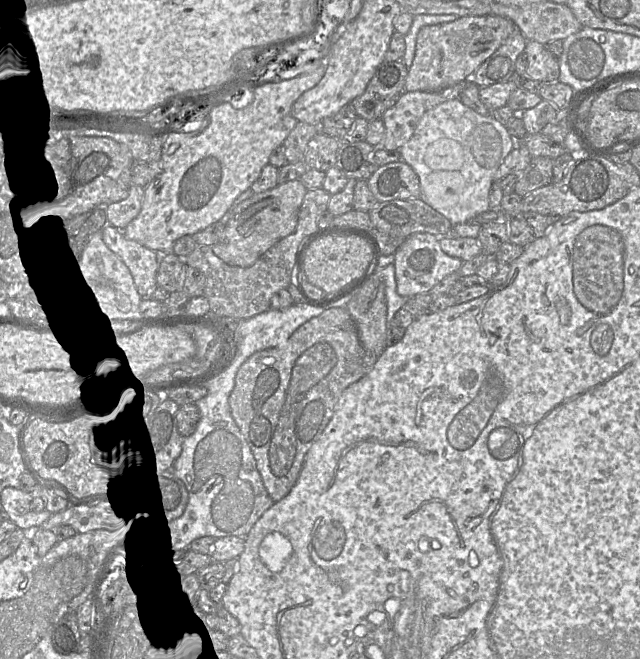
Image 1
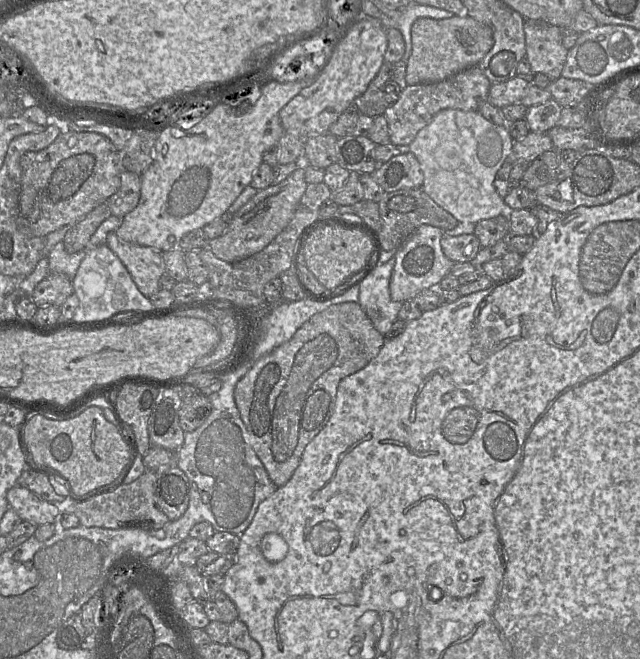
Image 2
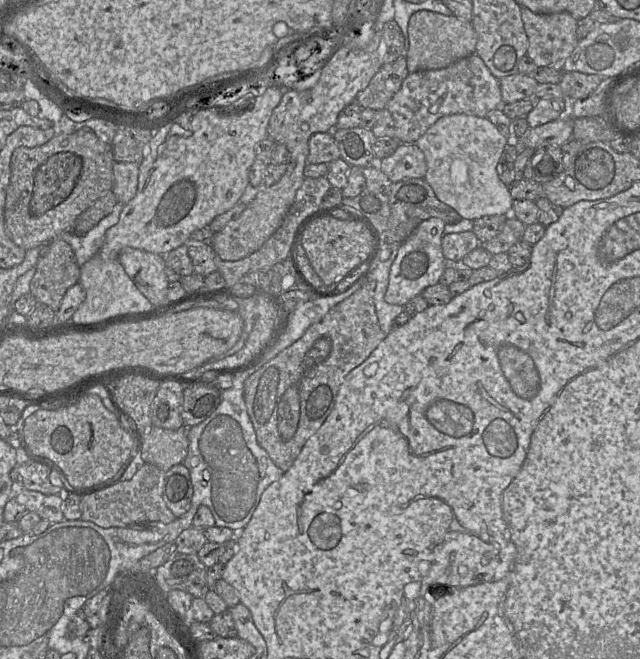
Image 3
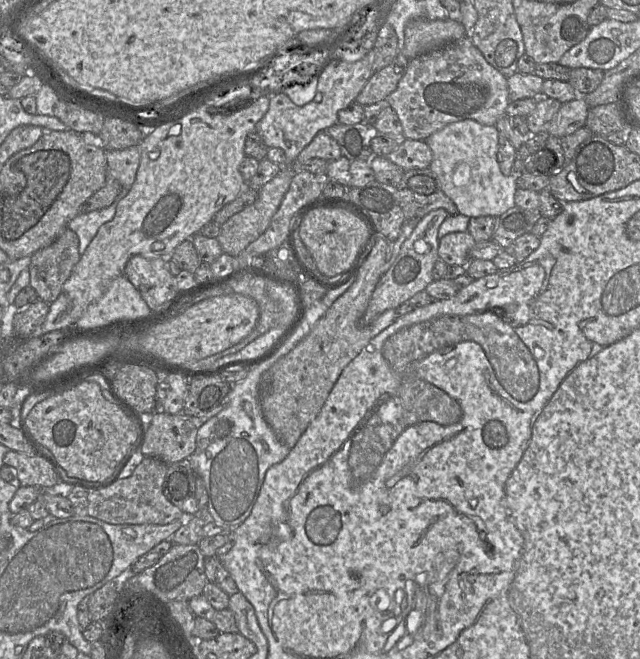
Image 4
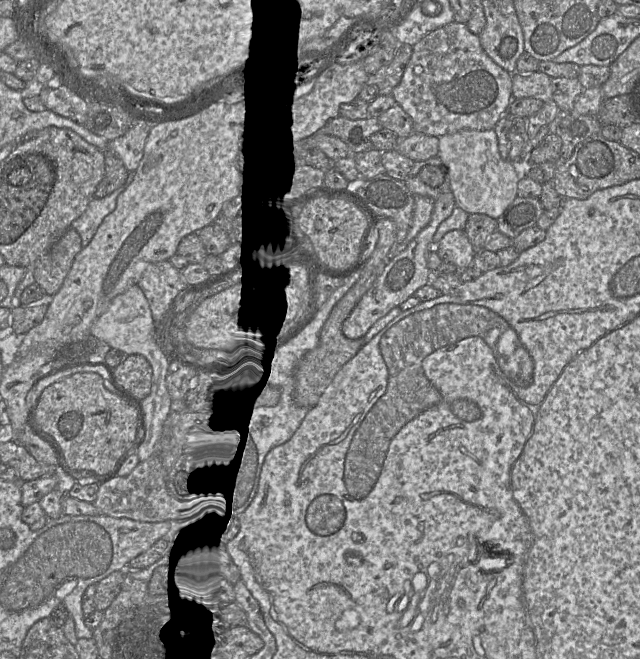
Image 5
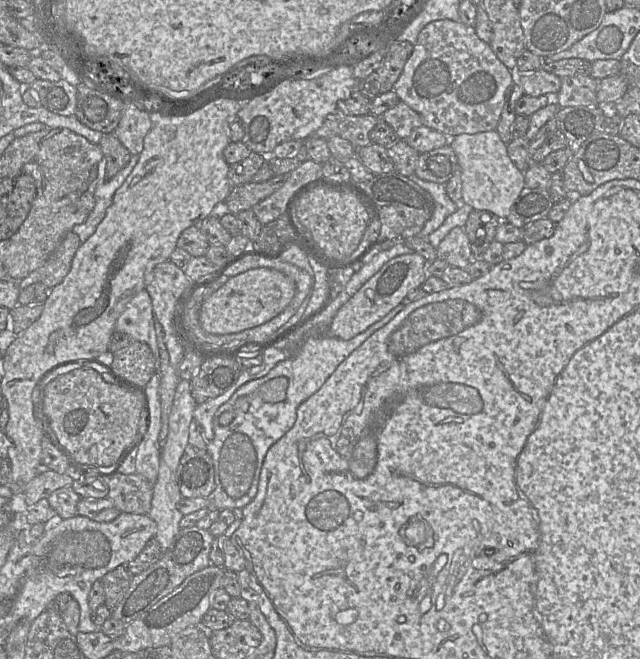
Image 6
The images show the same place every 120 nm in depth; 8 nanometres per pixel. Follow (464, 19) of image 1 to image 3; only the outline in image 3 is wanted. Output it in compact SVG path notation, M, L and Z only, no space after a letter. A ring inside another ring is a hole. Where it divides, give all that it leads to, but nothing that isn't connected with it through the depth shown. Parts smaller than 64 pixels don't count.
M420 10L413 13L408 21L408 40L406 65L408 72L414 73L442 69L475 53L477 35L471 22L460 20L454 15L445 16L432 11Z

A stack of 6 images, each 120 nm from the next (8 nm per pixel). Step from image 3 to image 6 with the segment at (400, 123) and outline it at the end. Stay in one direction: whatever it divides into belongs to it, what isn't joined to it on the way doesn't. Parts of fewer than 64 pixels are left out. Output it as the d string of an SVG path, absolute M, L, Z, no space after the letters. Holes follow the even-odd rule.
M441 19L428 23L419 32L413 51L393 90L400 101L420 115L424 126L437 130L450 139L460 134L496 130L504 106L505 93L515 80L515 72L498 59L490 45L477 36L473 26L467 26L460 21Z

